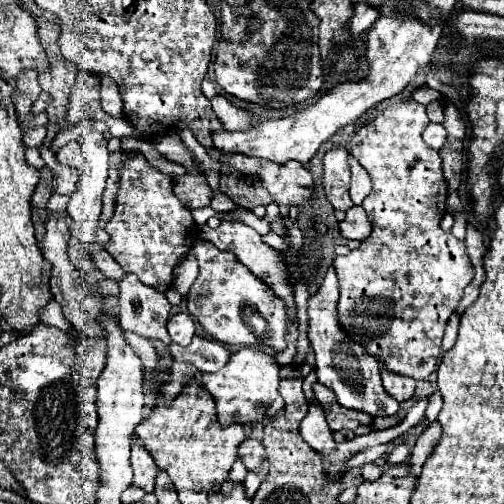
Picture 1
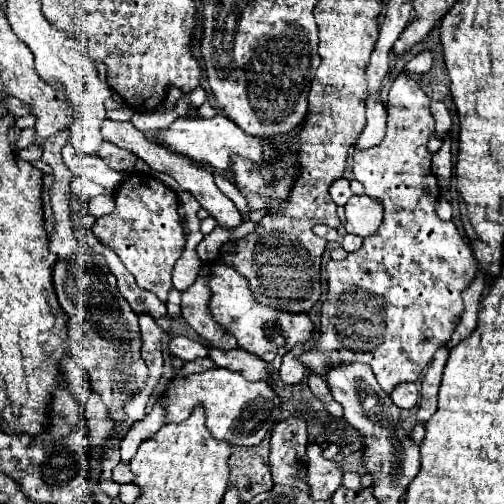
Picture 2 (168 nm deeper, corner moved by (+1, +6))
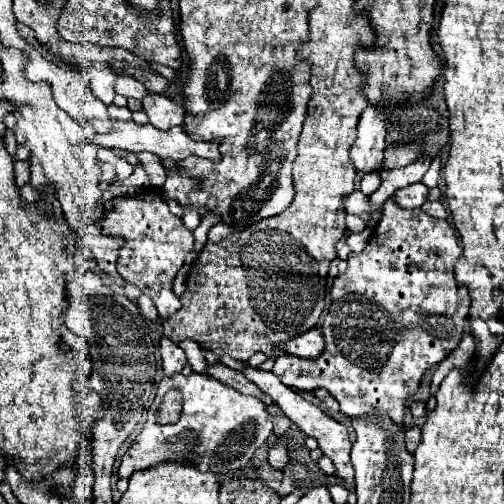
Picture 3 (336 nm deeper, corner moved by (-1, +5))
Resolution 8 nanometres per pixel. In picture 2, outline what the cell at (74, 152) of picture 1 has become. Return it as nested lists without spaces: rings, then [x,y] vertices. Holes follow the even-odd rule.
[[[65,144],[61,154],[63,154],[63,162],[75,176],[88,176],[105,189],[115,189],[124,181],[123,174],[111,170],[99,156],[77,152],[77,148],[73,148],[73,144]]]

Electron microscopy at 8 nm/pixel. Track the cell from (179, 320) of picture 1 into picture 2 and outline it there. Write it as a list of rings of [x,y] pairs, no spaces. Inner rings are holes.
[[[177,334],[177,336],[173,336],[173,340],[169,342],[169,352],[175,354],[175,356],[179,356],[179,358],[185,360],[185,362],[207,356],[205,346],[201,346],[199,342],[195,342],[193,338],[189,338],[187,334]]]

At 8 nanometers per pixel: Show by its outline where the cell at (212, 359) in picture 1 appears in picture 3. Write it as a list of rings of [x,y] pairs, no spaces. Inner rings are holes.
[[[247,367],[247,369],[243,371],[243,375],[245,375],[249,381],[253,381],[263,393],[267,393],[267,395],[279,405],[279,409],[281,409],[305,435],[317,439],[317,447],[321,449],[321,453],[333,461],[333,465],[335,465],[335,475],[337,475],[337,477],[345,479],[345,481],[351,483],[351,485],[355,483],[353,467],[351,467],[351,461],[349,461],[351,439],[349,439],[349,431],[347,431],[347,427],[345,427],[343,423],[331,419],[331,417],[329,417],[325,411],[321,411],[317,405],[305,401],[299,393],[295,393],[293,389],[289,389],[287,385],[283,385],[283,383],[279,381],[279,377],[275,377],[271,371],[261,371],[261,369],[255,369],[255,367]]]

